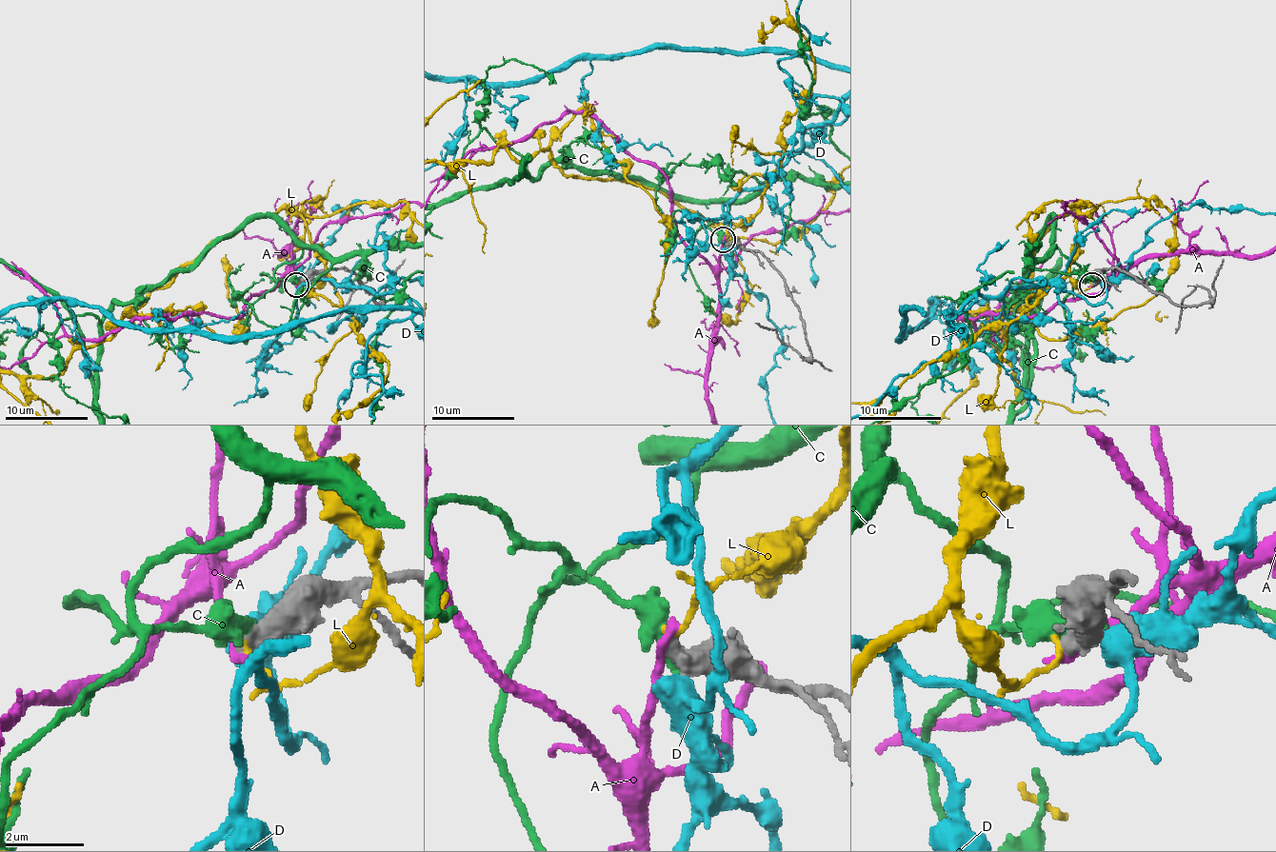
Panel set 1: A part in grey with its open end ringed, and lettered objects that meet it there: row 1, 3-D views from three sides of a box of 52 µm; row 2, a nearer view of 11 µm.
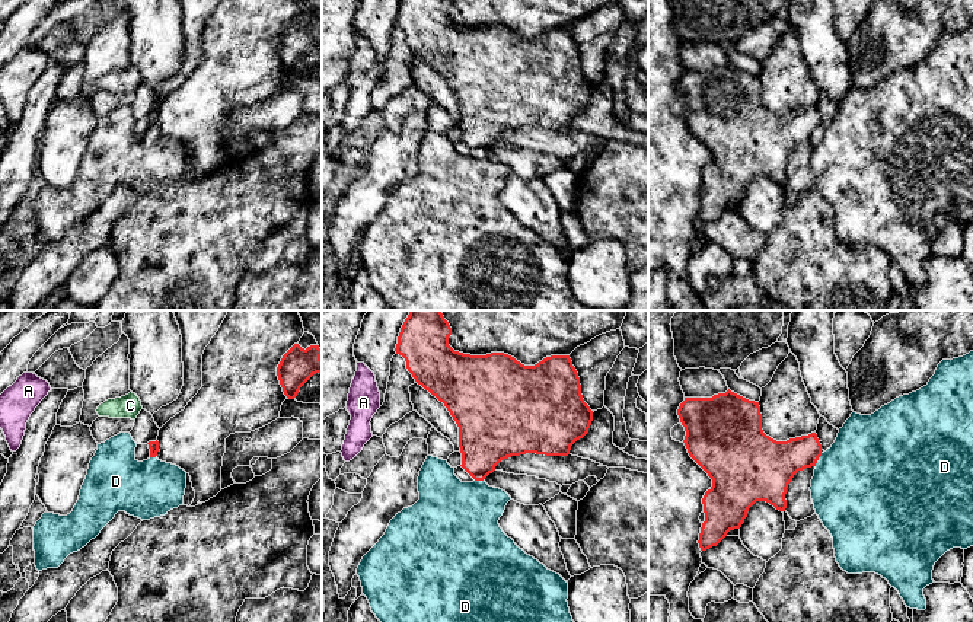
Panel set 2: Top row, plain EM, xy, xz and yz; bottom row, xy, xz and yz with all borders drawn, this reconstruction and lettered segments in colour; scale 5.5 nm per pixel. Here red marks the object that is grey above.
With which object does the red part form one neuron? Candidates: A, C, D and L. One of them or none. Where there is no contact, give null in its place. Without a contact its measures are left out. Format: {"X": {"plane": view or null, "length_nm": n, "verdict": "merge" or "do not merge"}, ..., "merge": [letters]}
{"A": {"plane": null, "verdict": "do not merge"}, "C": {"plane": null, "verdict": "do not merge"}, "D": {"plane": "yz", "length_nm": 80, "verdict": "do not merge"}, "L": {"plane": null, "verdict": "do not merge"}, "merge": []}

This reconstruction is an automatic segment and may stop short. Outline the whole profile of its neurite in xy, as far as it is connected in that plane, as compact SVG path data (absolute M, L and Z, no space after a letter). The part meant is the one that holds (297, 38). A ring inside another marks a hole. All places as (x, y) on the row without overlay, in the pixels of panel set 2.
M294 17L281 32L277 50L284 68L294 73L300 61L316 47L322 47L322 23L310 19L306 23Z

